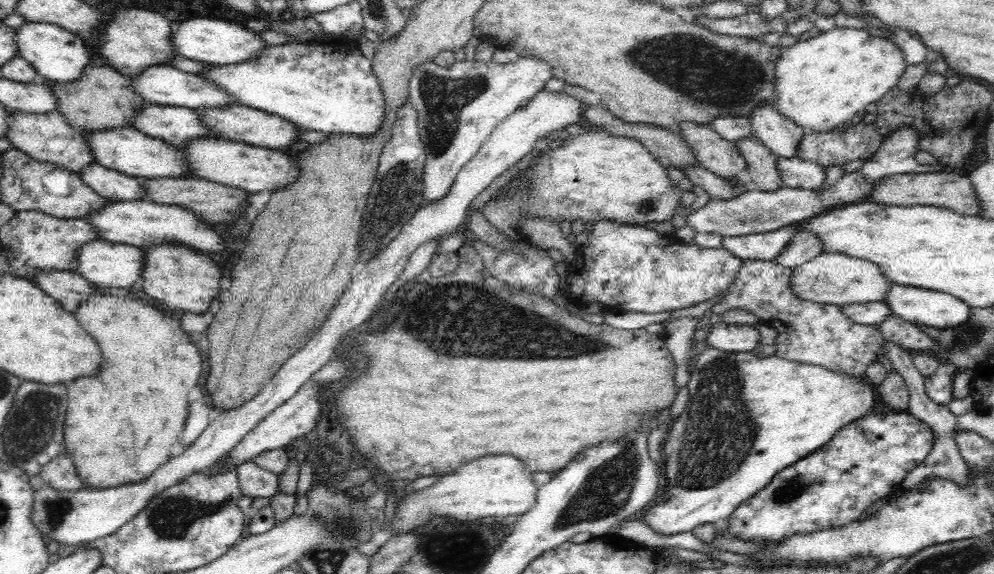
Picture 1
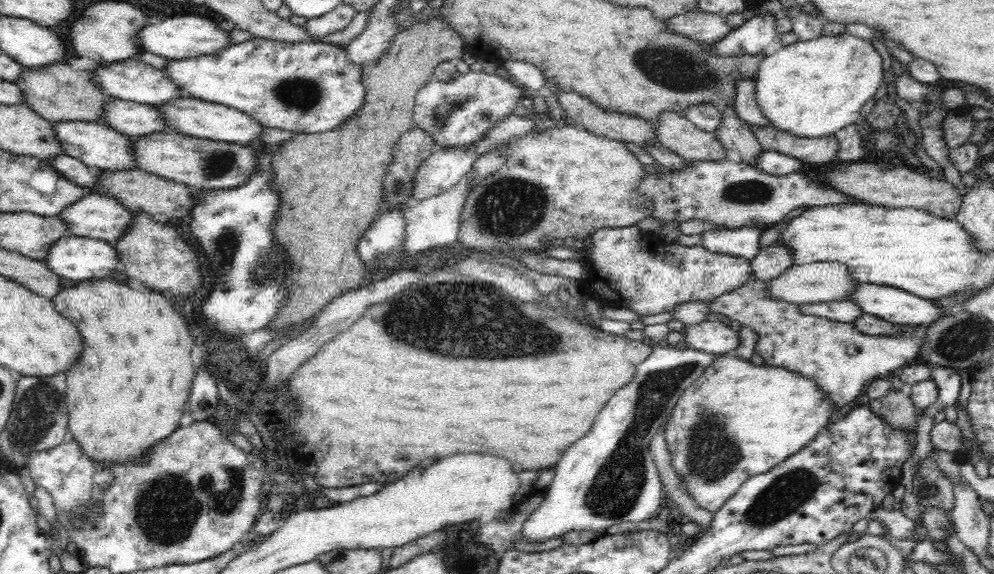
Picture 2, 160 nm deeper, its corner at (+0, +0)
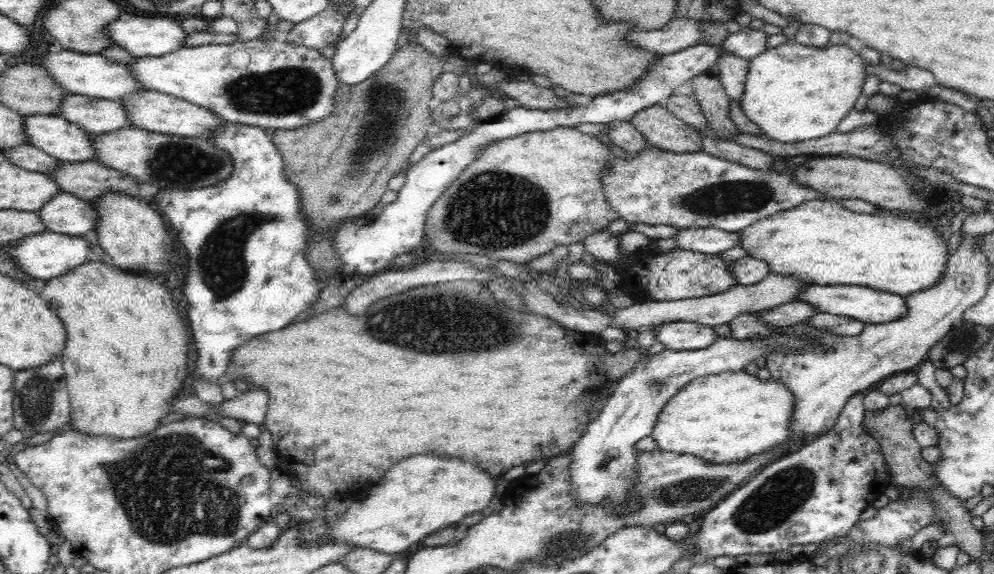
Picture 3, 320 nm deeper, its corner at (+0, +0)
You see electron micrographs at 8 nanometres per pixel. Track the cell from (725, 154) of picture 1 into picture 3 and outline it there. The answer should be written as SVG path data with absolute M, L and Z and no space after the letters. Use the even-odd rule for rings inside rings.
M654 104L637 111L632 114L630 122L650 147L678 154L700 151L702 133L676 118L664 105Z

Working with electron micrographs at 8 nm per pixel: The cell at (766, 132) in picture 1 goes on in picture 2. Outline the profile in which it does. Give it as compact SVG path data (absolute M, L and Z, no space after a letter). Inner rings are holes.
M739 77L735 81L734 109L738 116L752 126L770 126L770 121L762 115L756 103L754 80Z

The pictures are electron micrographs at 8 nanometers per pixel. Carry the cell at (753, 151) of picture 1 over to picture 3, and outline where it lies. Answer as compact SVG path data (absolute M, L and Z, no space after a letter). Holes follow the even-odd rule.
M704 71L700 75L694 76L690 80L690 86L692 87L695 100L699 103L704 117L706 117L706 122L714 126L714 137L722 139L723 137L732 137L737 134L737 126L732 123L729 112L729 97L726 95L723 85L717 78L715 71Z

